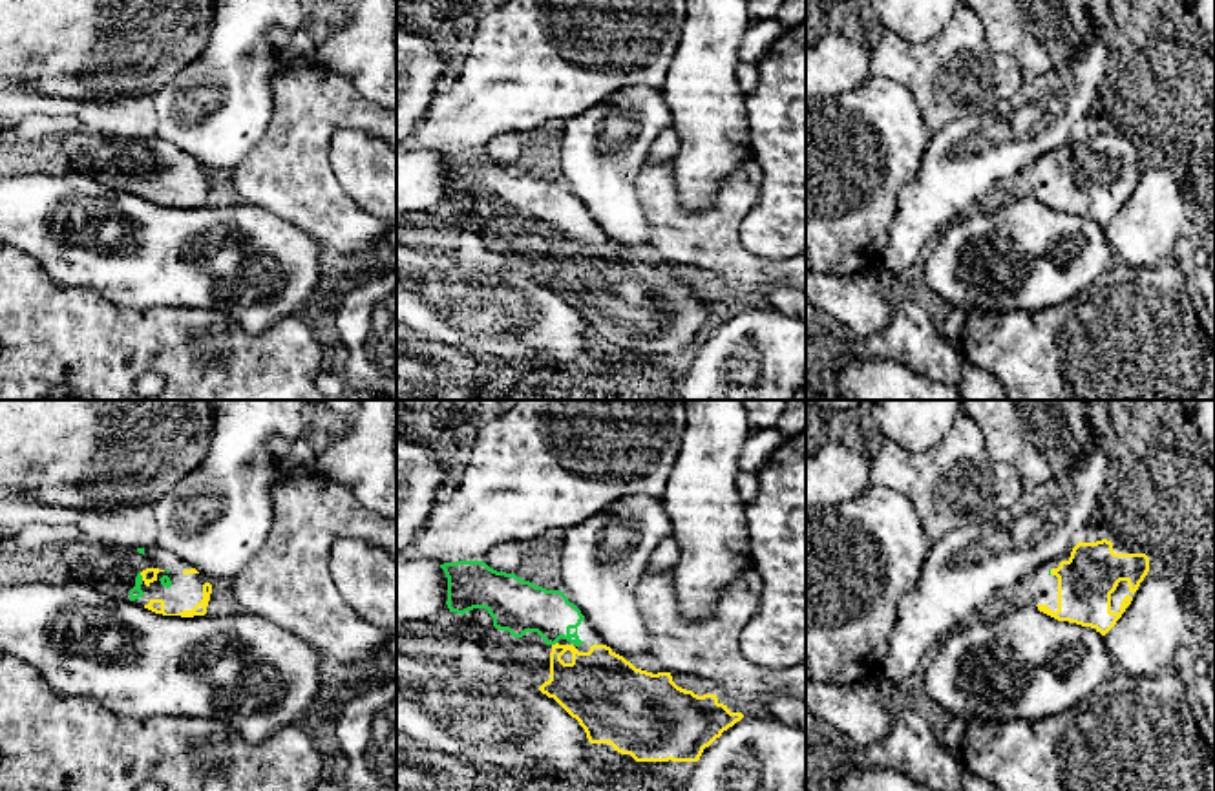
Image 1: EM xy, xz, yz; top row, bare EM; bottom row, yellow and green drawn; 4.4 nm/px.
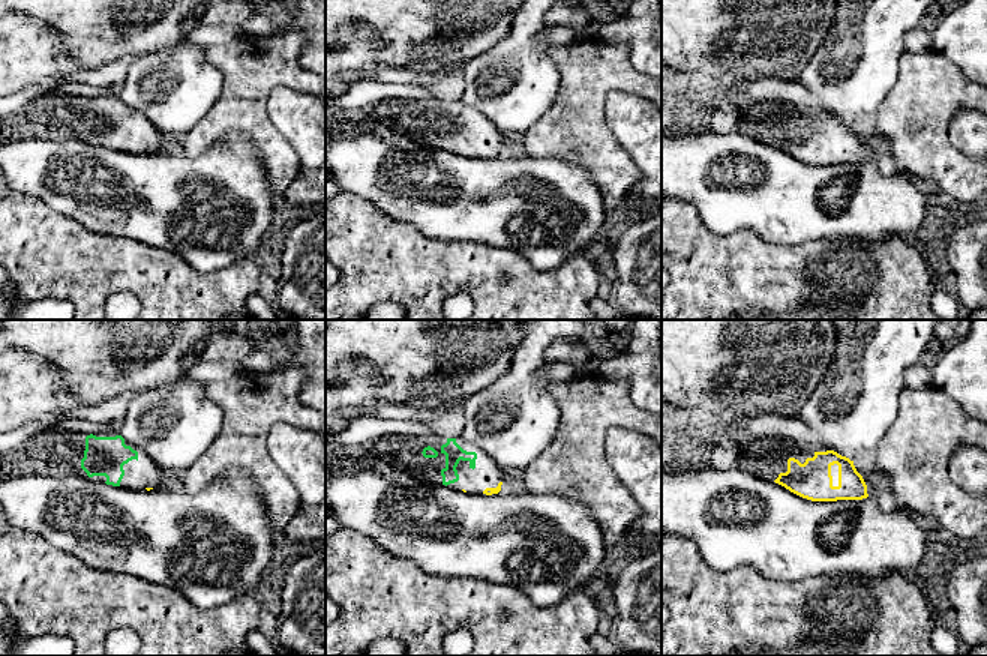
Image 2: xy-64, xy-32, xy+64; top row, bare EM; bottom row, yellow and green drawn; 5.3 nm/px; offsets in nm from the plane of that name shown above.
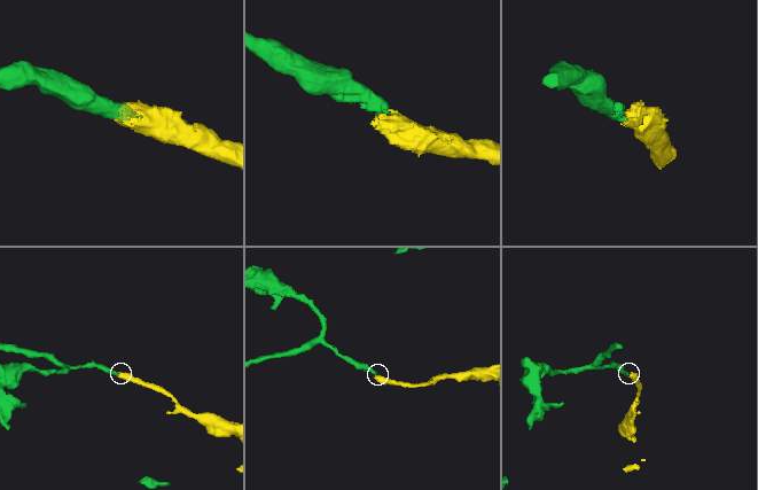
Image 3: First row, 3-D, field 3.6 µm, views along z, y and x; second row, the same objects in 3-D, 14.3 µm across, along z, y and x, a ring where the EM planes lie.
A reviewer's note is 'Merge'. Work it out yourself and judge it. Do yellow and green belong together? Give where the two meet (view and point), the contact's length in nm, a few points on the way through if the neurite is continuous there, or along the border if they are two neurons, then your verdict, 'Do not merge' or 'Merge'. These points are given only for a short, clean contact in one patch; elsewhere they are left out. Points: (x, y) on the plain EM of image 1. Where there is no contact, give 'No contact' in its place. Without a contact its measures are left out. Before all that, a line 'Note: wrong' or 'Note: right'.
Note: right
Touches yellow at xy (141, 165). Shared border 40 nm. Path across: xy (150, 165), (141, 165), (136, 183). Merge

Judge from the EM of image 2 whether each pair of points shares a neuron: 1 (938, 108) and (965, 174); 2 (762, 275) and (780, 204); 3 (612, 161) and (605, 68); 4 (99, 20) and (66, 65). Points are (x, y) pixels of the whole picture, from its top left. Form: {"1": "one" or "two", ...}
{"1": "one", "2": "two", "3": "one", "4": "two"}

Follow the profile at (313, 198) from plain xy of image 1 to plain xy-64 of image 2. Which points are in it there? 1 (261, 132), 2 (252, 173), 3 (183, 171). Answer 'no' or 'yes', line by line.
1: yes
2: no
3: no

